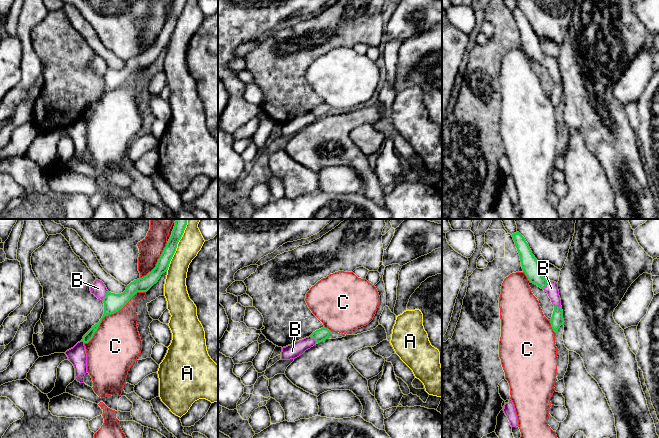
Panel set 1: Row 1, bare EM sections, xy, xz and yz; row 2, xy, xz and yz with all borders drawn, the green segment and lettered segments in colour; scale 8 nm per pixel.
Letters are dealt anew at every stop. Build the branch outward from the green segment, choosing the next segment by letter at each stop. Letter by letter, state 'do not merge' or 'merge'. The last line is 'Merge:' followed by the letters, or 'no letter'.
A: do not merge
B: merge
C: do not merge
Merge: B

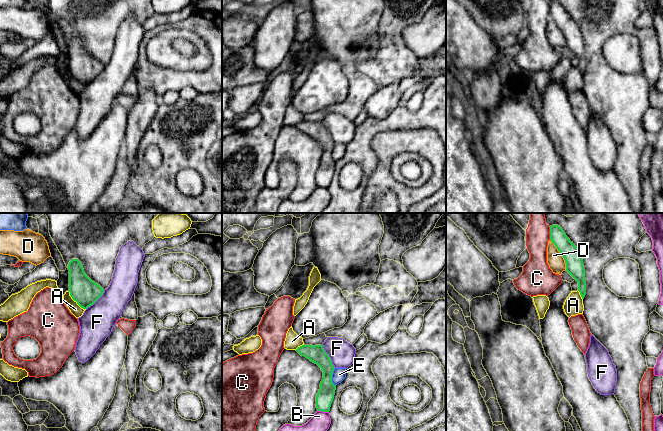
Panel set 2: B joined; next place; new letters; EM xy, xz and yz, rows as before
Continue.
A: do not merge
B: do not merge
C: do not merge
D: do not merge
E: do not merge
F: do not merge
Merge: no letter

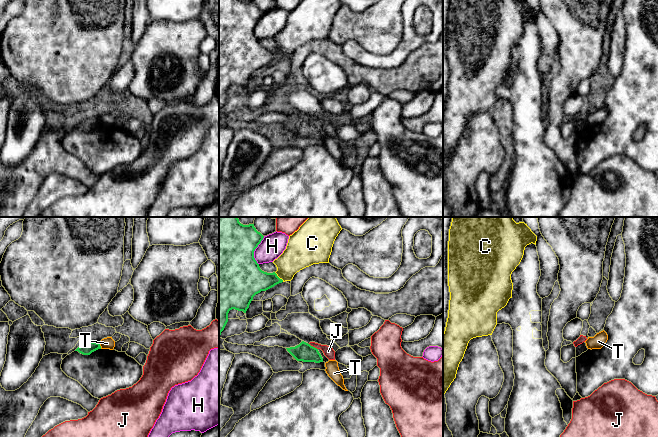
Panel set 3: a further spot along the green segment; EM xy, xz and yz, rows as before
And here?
C: do not merge
H: do not merge
J: do not merge
T: do not merge
Merge: no letter

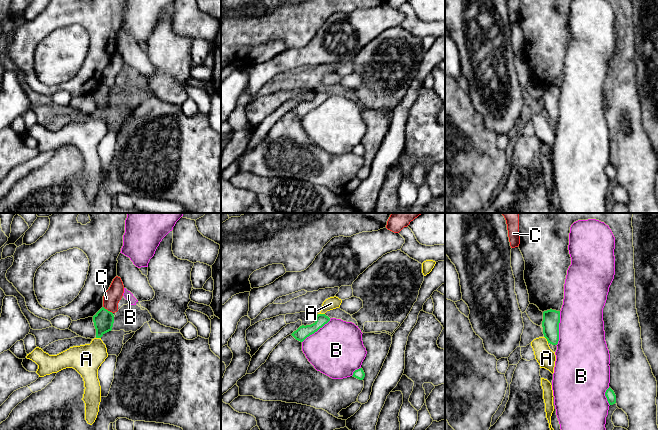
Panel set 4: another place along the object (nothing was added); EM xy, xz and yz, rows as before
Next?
A: do not merge
B: do not merge
C: do not merge
Merge: no letter

